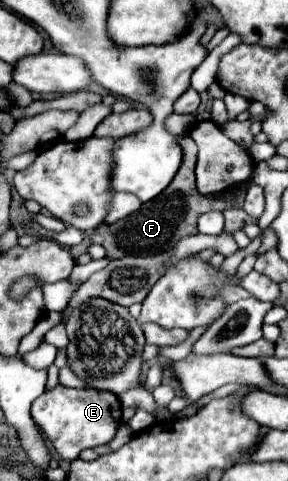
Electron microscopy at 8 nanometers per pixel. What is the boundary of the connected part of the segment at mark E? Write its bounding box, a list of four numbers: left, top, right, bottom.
[32,389,122,461]

